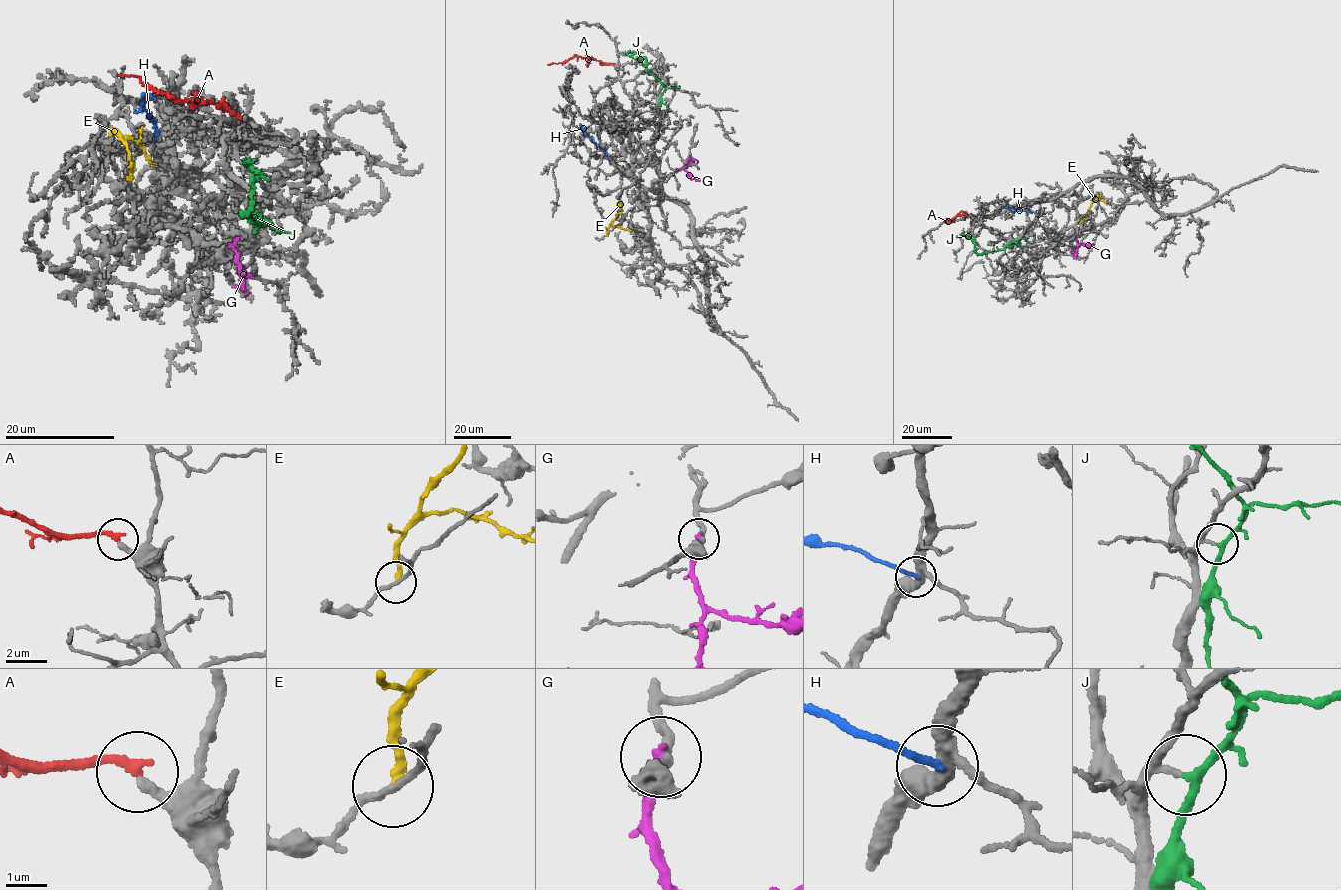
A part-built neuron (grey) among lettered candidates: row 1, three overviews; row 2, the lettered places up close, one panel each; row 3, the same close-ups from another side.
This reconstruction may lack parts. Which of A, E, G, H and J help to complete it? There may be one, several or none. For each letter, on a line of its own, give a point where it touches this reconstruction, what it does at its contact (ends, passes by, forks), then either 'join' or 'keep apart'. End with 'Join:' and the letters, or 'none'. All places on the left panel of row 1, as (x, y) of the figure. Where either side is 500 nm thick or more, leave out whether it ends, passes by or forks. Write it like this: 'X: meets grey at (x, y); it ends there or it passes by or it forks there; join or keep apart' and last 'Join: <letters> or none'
A: meets grey at (238, 117); it ends there; join
E: meets grey at (112, 129); it ends there; keep apart
G: meets grey at (238, 239); it ends there; keep apart
H: meets grey at (152, 138); it ends there; keep apart
J: meets grey at (260, 216); it passes by; keep apart
Join: A

